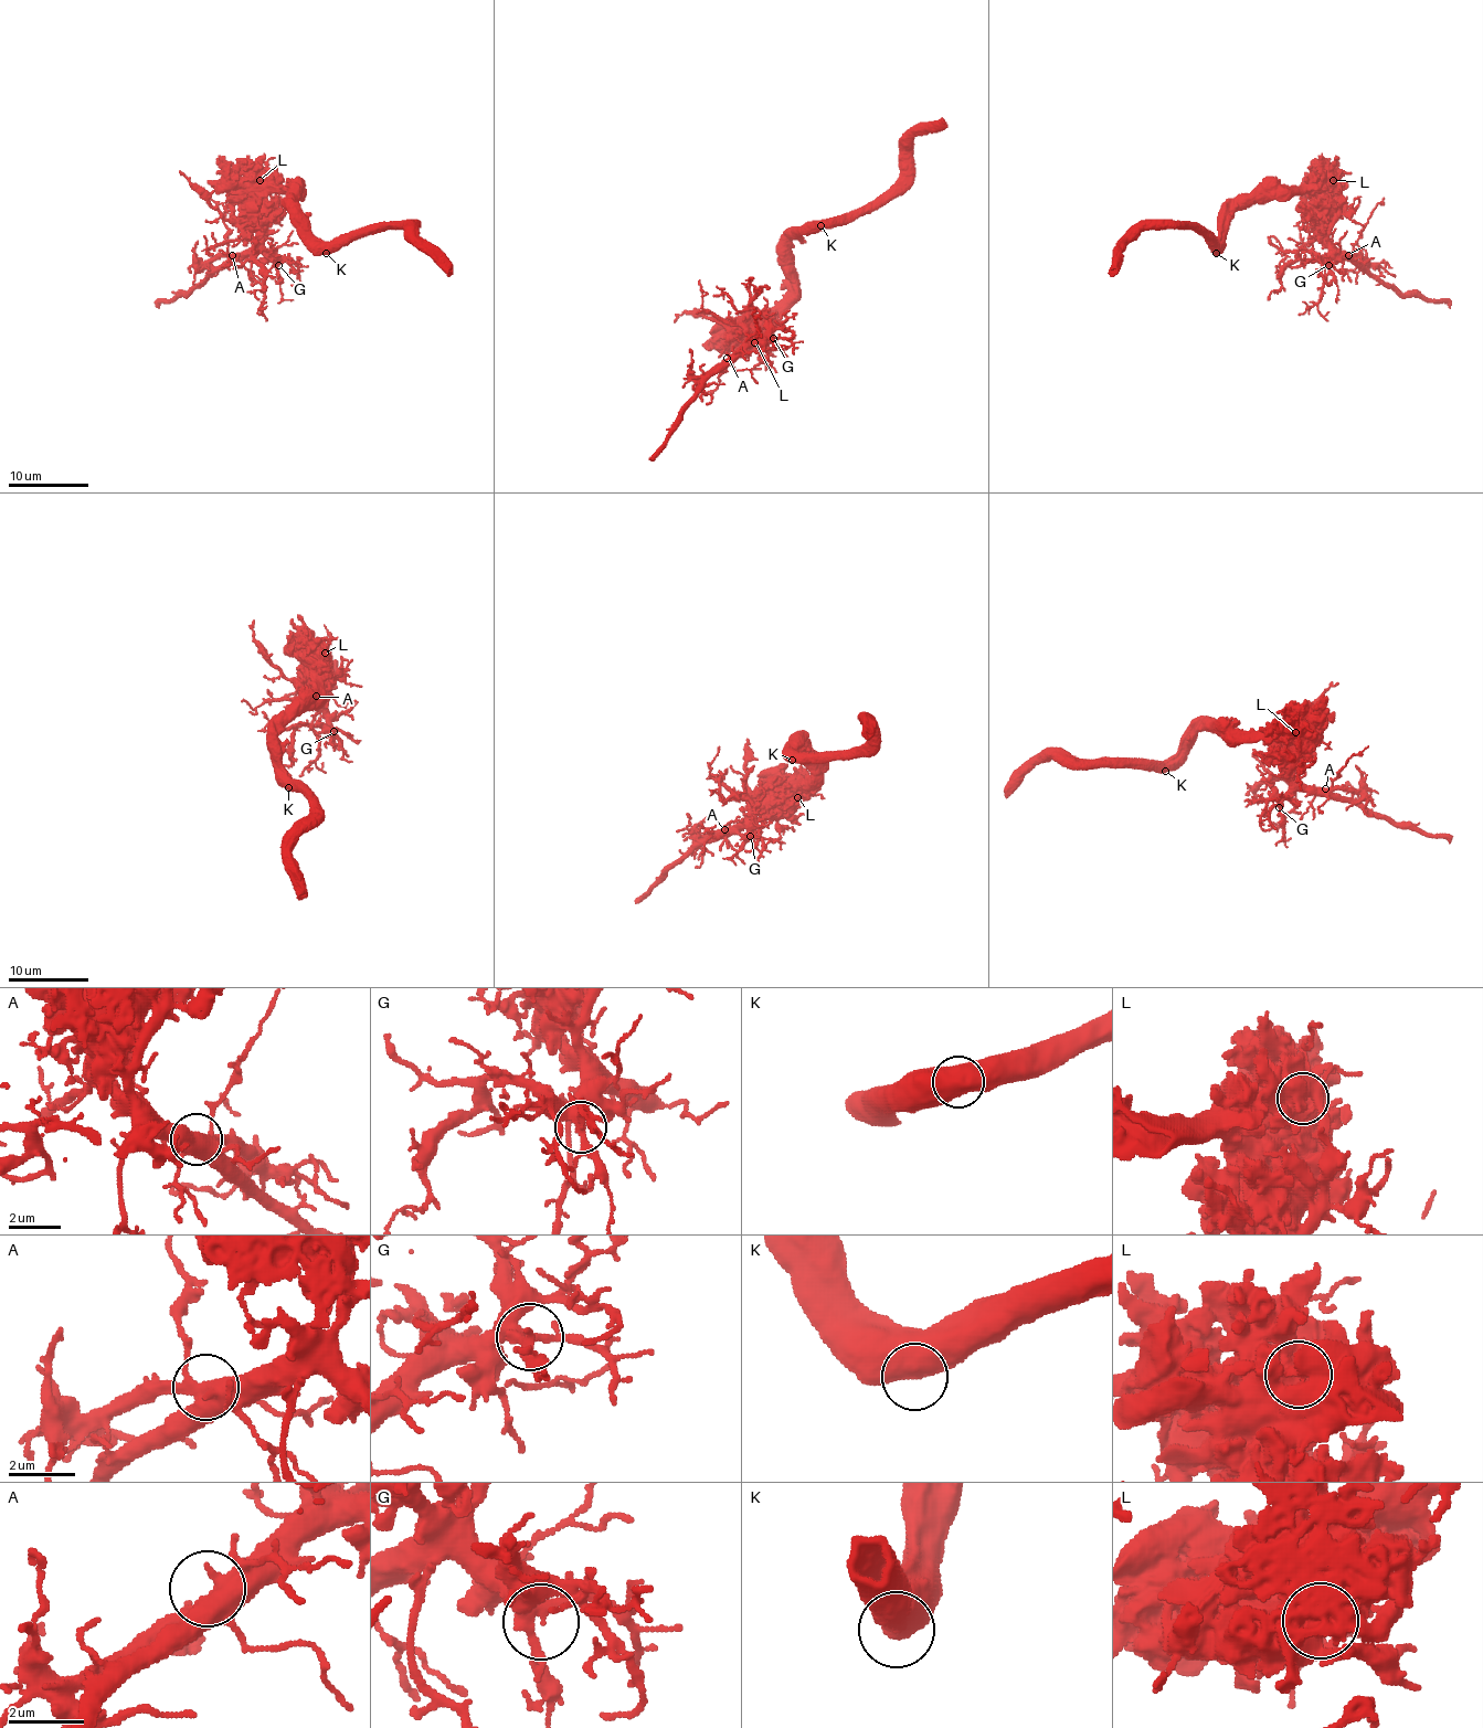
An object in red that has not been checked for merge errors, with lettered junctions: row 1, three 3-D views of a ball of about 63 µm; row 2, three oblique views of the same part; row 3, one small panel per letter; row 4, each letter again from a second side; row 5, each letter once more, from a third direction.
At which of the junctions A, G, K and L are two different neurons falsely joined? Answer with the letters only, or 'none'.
L

